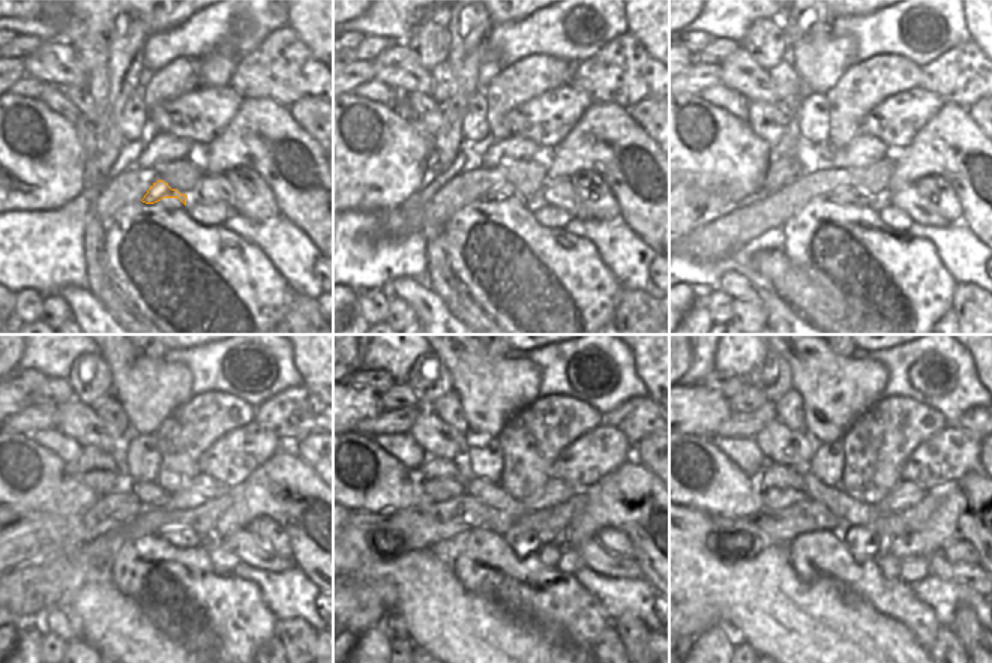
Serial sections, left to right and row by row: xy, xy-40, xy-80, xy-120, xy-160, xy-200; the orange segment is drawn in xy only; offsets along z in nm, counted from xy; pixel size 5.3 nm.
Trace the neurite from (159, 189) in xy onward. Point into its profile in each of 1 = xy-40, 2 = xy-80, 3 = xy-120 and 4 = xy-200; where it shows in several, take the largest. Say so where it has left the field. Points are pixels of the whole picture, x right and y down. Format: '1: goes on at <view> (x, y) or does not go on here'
1: goes on at xy-40 (509, 192)
2: goes on at xy-80 (854, 197)
3: goes on at xy-120 (183, 537)
4: goes on at xy-200 (865, 543)

